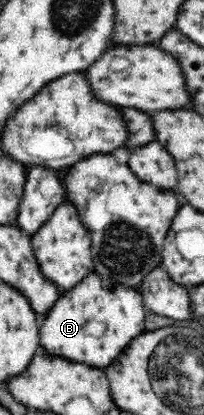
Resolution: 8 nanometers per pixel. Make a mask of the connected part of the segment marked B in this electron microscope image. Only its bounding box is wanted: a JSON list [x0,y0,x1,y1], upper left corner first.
[39,271,148,369]

